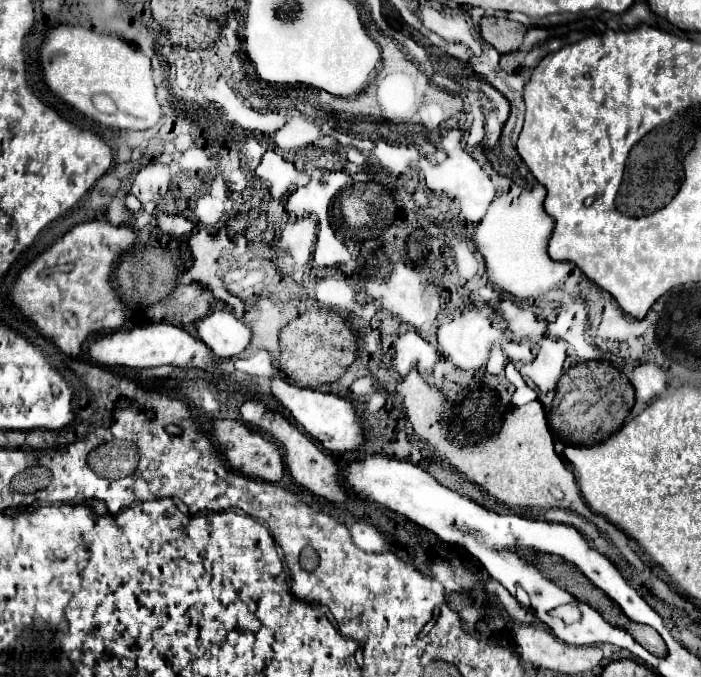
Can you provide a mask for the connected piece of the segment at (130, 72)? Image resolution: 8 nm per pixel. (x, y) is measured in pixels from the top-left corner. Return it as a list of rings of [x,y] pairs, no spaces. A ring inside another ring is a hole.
[[[60,25],[46,35],[40,59],[48,87],[68,105],[106,127],[144,131],[156,125],[162,117],[160,103],[156,101],[150,59],[116,35],[102,35],[84,27]],[[94,95],[110,97],[116,109],[110,113],[100,111],[94,105]]]

